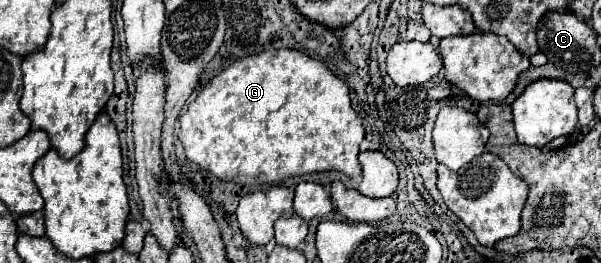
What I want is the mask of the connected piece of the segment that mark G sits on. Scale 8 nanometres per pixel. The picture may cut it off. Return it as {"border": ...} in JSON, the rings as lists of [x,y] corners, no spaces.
{"border":[[[283,48],[277,52],[247,56],[207,82],[181,116],[179,138],[191,162],[225,182],[253,186],[279,184],[287,178],[327,170],[337,170],[349,178],[355,178],[361,174],[357,156],[365,130],[359,116],[351,108],[347,84],[339,80],[323,62],[313,60],[303,52]]]}

